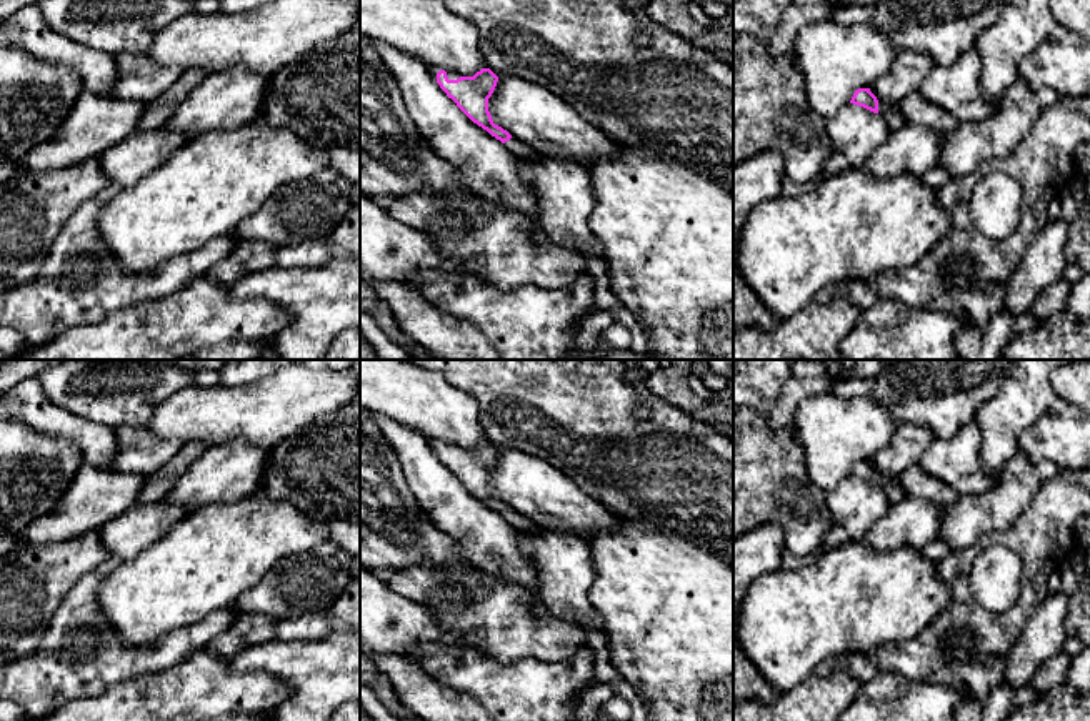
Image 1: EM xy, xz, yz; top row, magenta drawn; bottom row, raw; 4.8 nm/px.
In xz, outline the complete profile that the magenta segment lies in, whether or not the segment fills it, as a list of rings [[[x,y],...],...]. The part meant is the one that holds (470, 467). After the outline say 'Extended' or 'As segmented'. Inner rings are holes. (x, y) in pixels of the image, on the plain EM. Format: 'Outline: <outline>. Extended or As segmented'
Outline: [[[427,438],[427,441],[447,470],[452,471],[473,496],[500,513],[513,528],[538,531],[538,525],[493,496],[488,485],[488,471],[497,460],[498,450],[490,441],[482,441],[473,450],[462,450],[435,438]]]. Extended

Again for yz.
Outline: [[[858,461],[855,463],[850,476],[863,480],[873,486],[880,486],[888,498],[890,506],[900,503],[907,495],[900,485],[898,476],[885,476],[878,473],[870,461]]]. Extended

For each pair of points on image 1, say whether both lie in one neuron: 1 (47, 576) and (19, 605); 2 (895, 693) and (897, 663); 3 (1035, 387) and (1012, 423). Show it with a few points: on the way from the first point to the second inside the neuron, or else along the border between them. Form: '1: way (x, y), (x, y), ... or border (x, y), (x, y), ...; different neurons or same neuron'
1: way (40, 583), (25, 598); same neuron
2: border (879, 671), (935, 683); different neurons
3: way (1027, 395), (1012, 410), (1012, 415); same neuron

